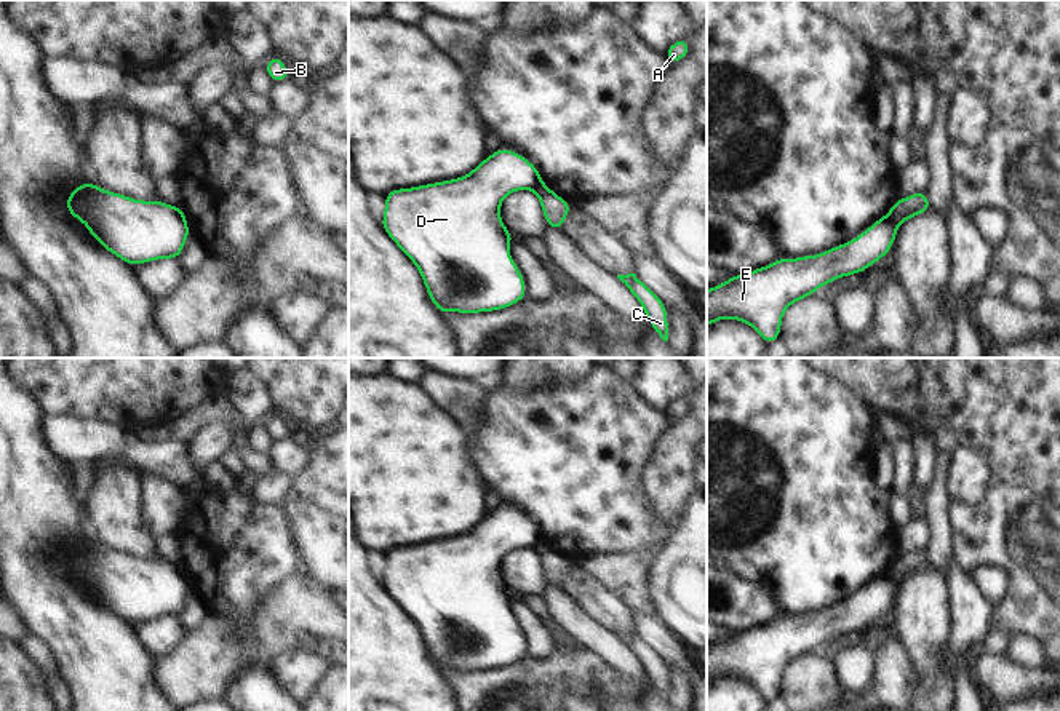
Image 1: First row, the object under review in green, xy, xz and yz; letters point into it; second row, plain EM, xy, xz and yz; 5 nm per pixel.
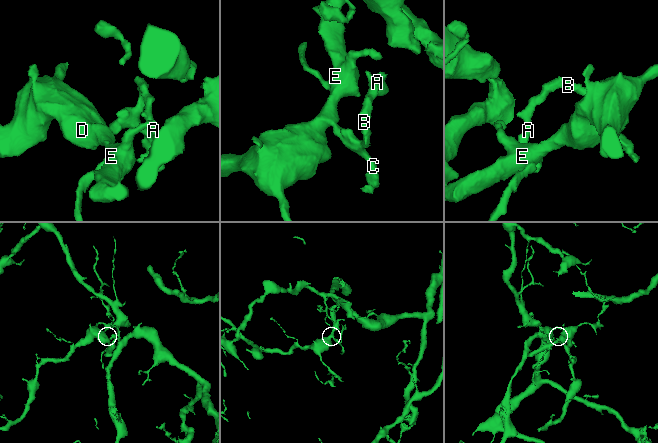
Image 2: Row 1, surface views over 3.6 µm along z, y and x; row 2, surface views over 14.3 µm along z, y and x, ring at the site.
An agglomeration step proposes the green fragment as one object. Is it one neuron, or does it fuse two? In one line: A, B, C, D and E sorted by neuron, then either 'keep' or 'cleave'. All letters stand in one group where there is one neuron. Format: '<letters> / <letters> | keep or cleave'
A B C / D E | cleave

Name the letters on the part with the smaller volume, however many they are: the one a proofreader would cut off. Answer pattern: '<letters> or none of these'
A, B, C

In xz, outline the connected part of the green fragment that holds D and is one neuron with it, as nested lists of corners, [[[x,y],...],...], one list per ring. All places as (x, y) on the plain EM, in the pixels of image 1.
[[[499,508],[459,537],[387,550],[381,585],[419,626],[440,673],[484,671],[508,666],[526,657],[523,633],[508,610],[513,593],[500,575],[500,561],[518,548],[532,548],[540,529],[523,513]]]

